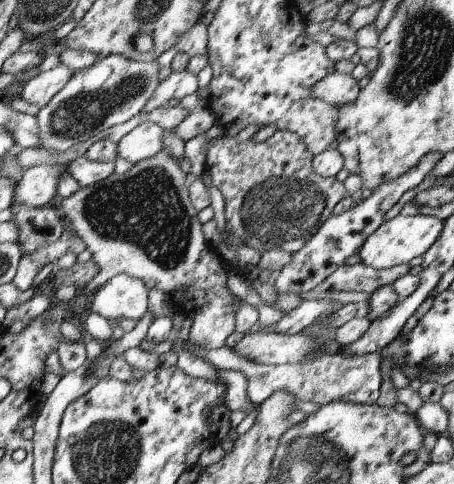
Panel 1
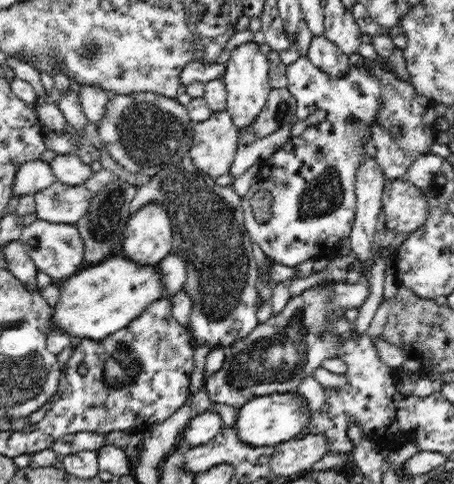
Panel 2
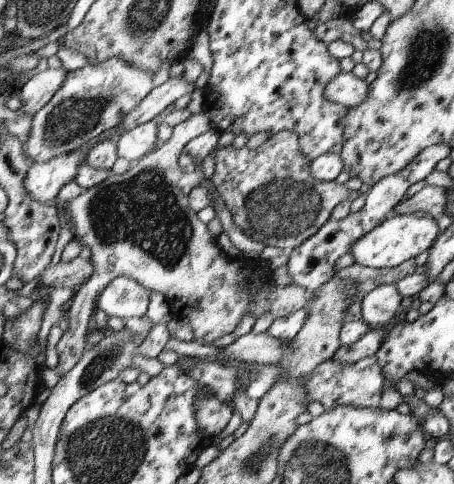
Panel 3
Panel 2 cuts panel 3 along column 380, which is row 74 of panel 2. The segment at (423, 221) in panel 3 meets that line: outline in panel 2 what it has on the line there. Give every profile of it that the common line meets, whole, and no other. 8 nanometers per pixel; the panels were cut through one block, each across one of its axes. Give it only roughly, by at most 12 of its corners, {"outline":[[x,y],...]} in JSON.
{"outline":[[256,42],[226,62],[228,114],[238,132],[266,108],[270,60]]}

